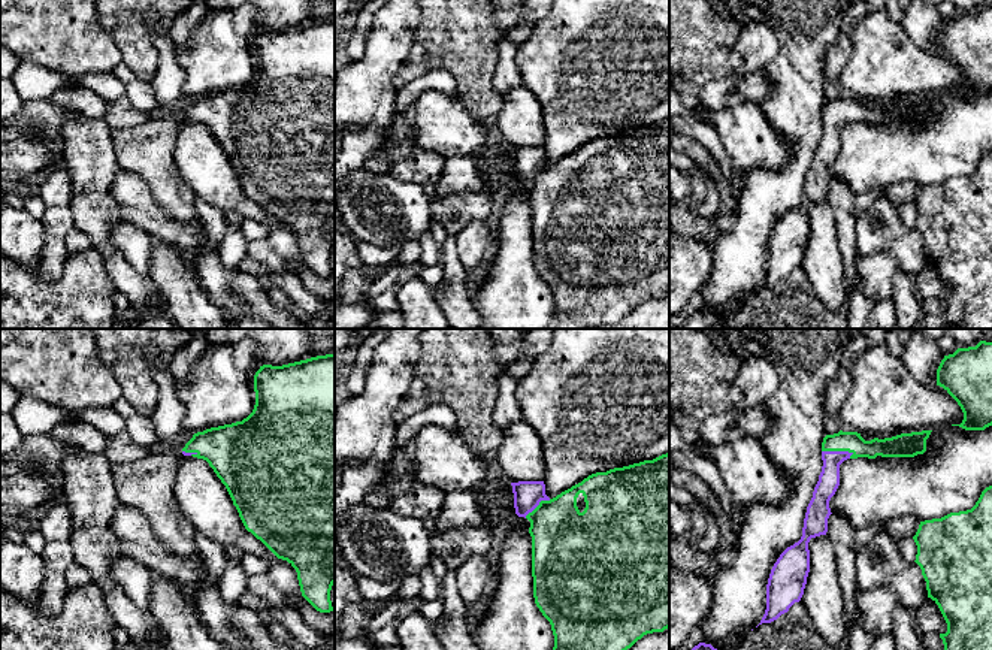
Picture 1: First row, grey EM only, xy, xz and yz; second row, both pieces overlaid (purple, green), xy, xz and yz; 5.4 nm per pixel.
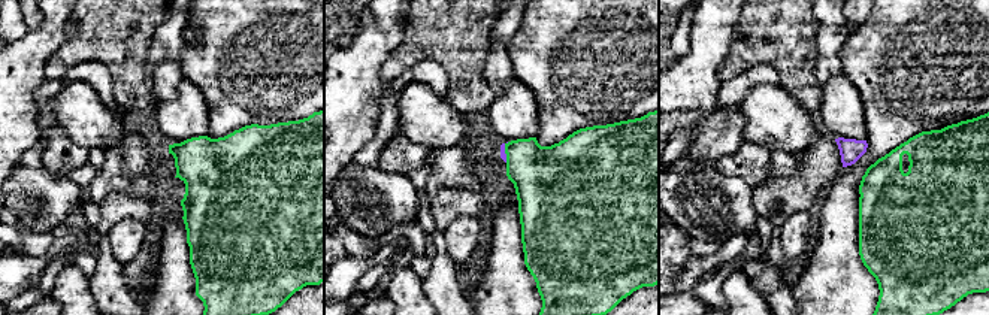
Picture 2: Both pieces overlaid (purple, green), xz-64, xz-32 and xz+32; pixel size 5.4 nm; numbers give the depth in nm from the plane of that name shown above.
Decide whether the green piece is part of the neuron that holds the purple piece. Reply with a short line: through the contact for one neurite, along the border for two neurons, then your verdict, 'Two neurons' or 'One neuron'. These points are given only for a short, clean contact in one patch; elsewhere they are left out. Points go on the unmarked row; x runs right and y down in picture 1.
Line: yz (828, 148), (831, 126), (838, 117), (853, 108). One neuron

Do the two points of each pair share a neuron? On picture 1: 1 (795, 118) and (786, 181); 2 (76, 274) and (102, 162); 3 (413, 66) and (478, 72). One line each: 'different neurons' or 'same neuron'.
1: same neuron
2: different neurons
3: same neuron

